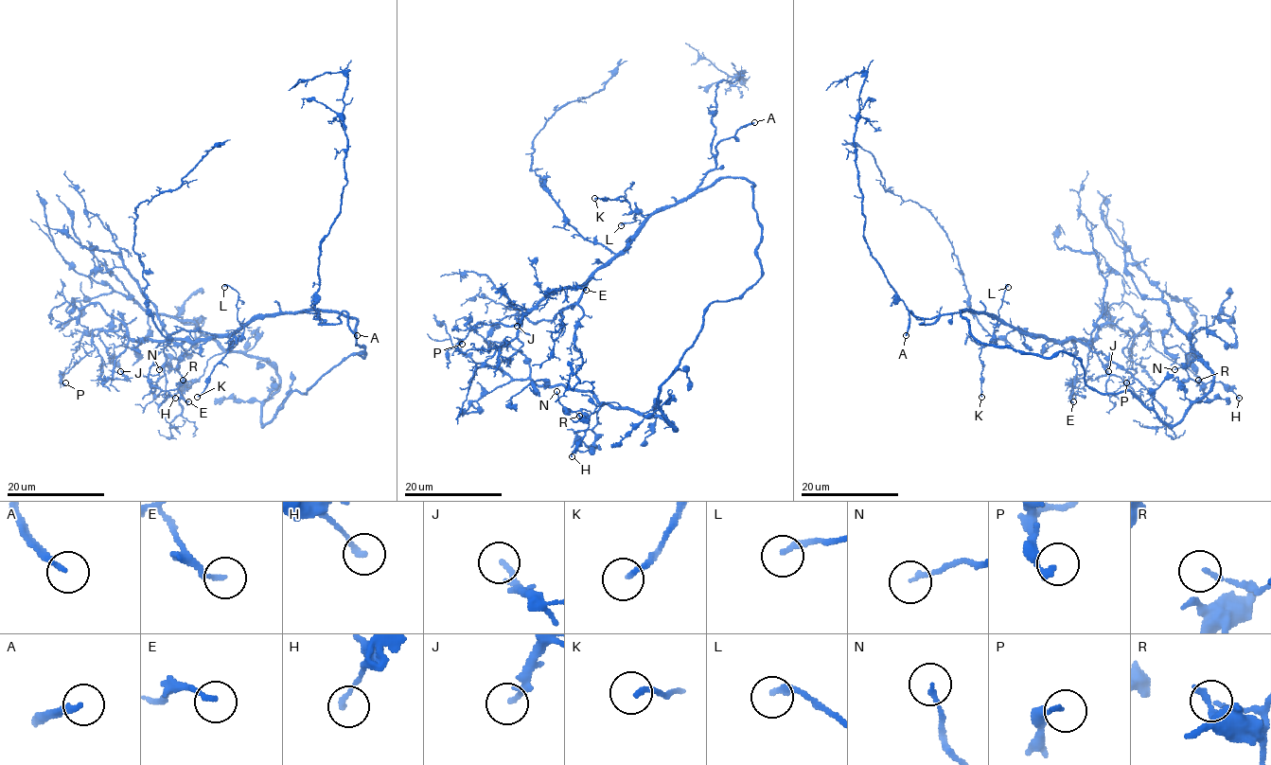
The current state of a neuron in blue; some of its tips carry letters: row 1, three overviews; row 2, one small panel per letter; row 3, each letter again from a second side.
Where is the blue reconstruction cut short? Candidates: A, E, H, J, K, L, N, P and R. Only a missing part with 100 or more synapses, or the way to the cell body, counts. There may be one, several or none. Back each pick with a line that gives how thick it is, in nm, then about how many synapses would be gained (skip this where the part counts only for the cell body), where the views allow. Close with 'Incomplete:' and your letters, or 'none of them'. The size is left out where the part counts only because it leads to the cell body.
A: 200 nm
Incomplete: A

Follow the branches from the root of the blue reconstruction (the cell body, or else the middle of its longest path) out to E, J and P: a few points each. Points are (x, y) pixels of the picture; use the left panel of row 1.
E: (360, 354), (356, 319), (322, 311), (256, 314), (229, 334), (164, 340), (149, 380), (188, 401)
J: (360, 354), (355, 318), (276, 312), (229, 334), (130, 340), (112, 380), (124, 380), (120, 371)
P: (360, 354), (356, 319), (335, 312), (256, 314), (195, 340), (132, 340), (122, 323), (94, 331), (65, 382)

